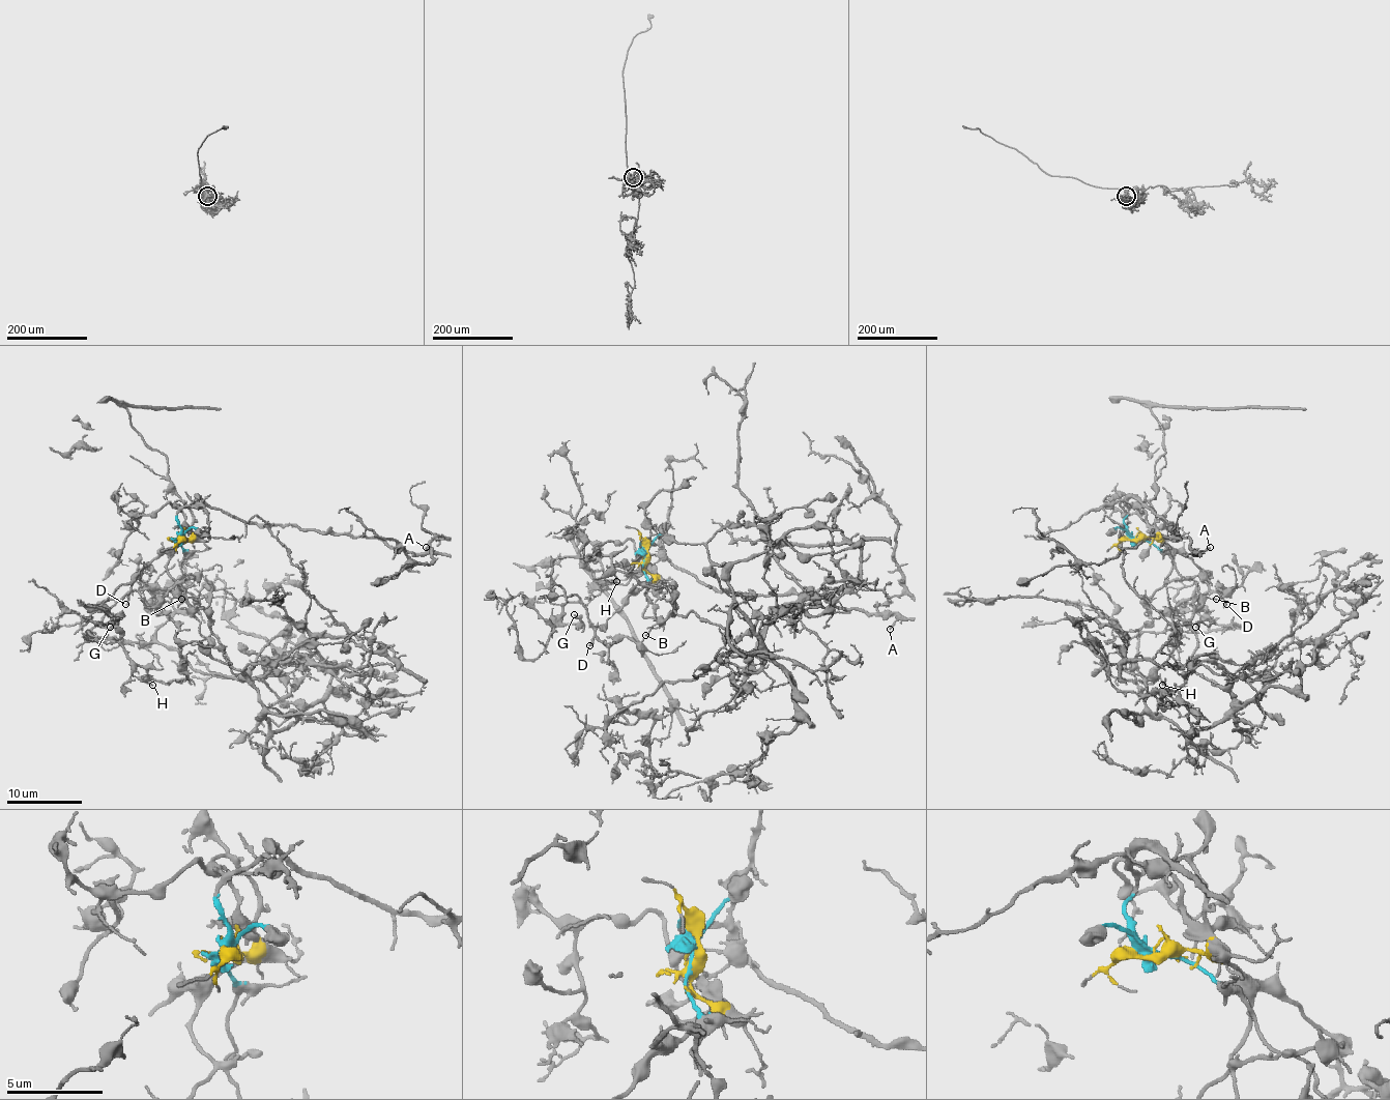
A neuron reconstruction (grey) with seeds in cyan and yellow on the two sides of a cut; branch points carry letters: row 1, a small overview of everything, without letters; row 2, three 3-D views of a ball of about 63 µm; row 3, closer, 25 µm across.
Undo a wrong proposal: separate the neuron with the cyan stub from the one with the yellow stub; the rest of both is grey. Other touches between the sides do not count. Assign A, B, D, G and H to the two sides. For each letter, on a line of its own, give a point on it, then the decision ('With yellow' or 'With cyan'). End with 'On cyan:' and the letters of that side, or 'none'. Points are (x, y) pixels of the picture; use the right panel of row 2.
A: Place: (1210, 547). With cyan
B: Place: (1216, 599). With cyan
D: Place: (1226, 604). With yellow
G: Place: (1195, 627). With yellow
H: Place: (1162, 685). With yellow
On cyan: A, B

